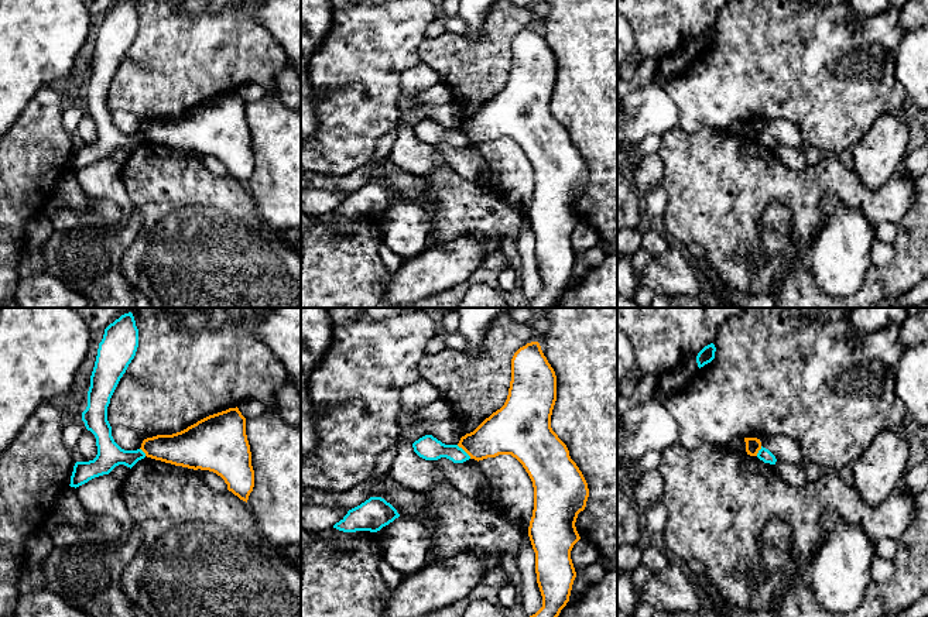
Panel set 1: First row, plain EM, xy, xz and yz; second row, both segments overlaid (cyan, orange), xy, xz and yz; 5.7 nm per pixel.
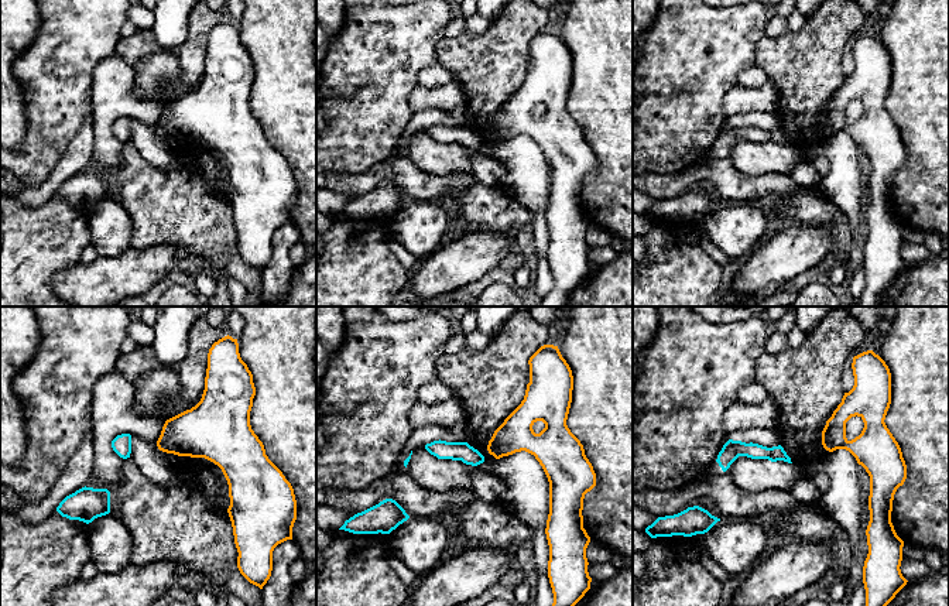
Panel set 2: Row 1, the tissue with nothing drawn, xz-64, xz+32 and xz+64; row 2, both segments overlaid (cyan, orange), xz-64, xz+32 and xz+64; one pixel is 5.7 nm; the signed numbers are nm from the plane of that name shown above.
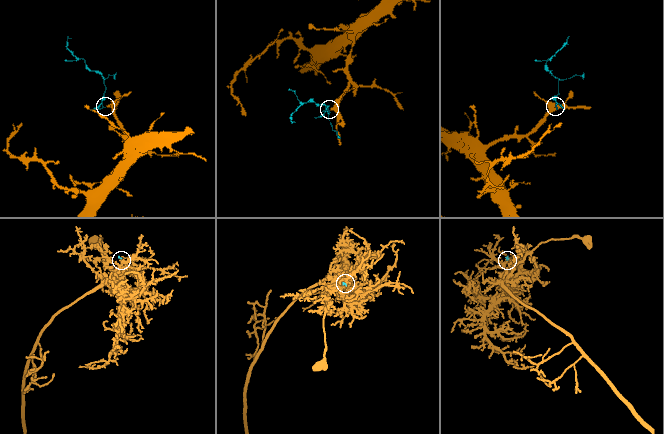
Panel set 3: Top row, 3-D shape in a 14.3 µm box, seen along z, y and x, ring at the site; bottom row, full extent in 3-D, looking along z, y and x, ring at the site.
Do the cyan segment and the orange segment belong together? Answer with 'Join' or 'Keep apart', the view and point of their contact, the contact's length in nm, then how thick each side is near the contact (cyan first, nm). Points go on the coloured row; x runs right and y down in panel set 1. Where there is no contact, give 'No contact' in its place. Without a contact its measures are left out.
Keep apart. Touches cyan at xz (464, 451). Shared border 120 nm. Thickness 140 nm (cyan) against 240 nm

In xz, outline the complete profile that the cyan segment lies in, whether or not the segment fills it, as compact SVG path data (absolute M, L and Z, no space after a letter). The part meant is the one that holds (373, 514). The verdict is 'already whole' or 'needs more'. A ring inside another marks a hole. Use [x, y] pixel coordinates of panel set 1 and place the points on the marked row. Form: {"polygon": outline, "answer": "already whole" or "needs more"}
{"polygon": "M370 497L333 525L343 532L370 531L377 532L398 518L397 510L381 497Z", "answer": "already whole"}

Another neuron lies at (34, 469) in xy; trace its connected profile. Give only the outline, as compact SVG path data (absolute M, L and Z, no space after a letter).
M45 402L0 453L0 617L14 614L31 535L45 525L56 498L71 484L76 462L62 441L65 421L61 409Z

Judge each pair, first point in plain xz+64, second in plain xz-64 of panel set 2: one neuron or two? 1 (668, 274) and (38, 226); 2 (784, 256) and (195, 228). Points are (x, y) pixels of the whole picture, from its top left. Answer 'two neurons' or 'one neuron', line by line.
1: one neuron
2: two neurons

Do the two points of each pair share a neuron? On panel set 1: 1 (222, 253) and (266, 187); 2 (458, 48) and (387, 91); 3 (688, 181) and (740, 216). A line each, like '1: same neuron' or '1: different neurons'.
1: different neurons
2: different neurons
3: same neuron

